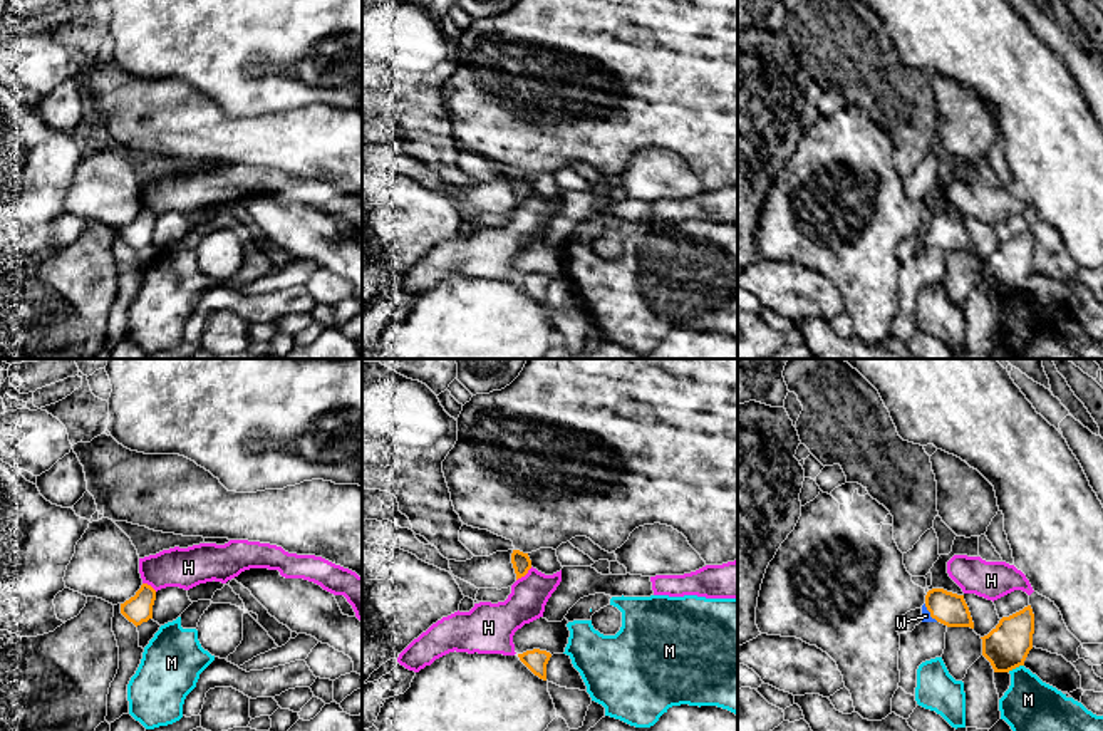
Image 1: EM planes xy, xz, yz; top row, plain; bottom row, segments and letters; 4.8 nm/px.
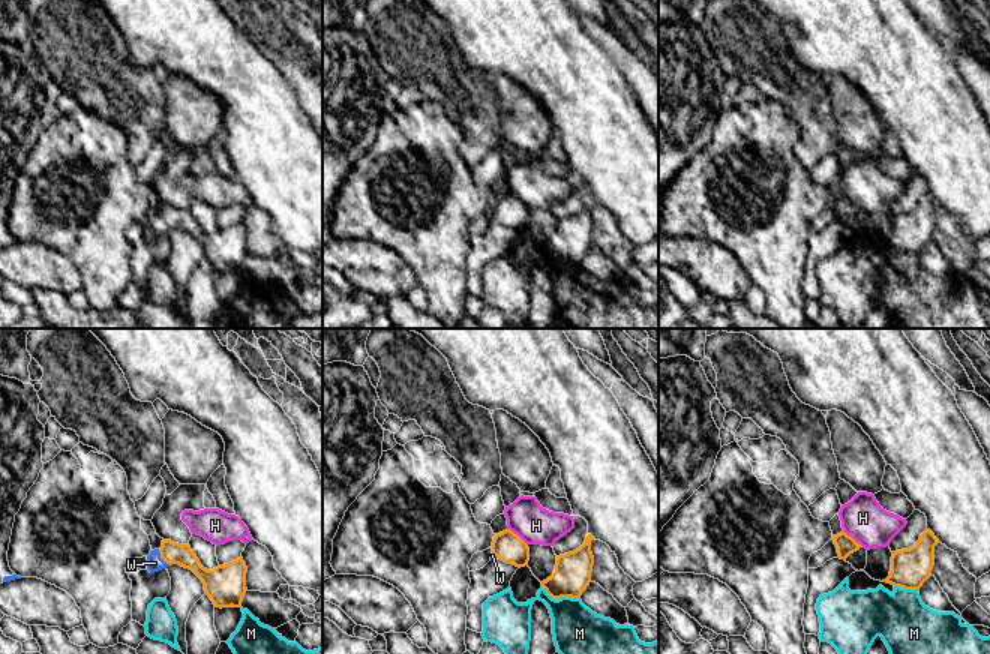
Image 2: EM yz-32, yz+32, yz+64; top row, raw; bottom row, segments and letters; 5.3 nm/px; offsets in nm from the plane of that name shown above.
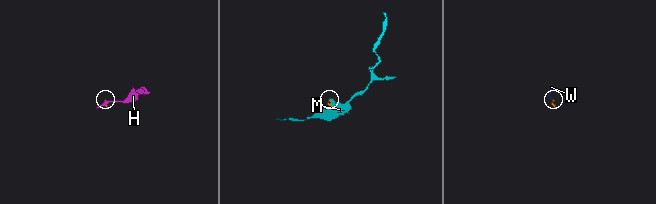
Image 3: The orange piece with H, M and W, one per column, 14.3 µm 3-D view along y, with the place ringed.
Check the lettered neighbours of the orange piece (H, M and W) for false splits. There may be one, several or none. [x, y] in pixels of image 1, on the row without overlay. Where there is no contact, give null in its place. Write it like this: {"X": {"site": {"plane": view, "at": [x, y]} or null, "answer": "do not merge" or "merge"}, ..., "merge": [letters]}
{"H": {"site": {"plane": "xz", "at": [523, 200]}, "answer": "do not merge"}, "M": {"site": {"plane": "yz", "at": [1014, 292]}, "answer": "do not merge"}, "W": {"site": {"plane": "yz", "at": [931, 238]}, "answer": "merge"}, "merge": ["W"]}

